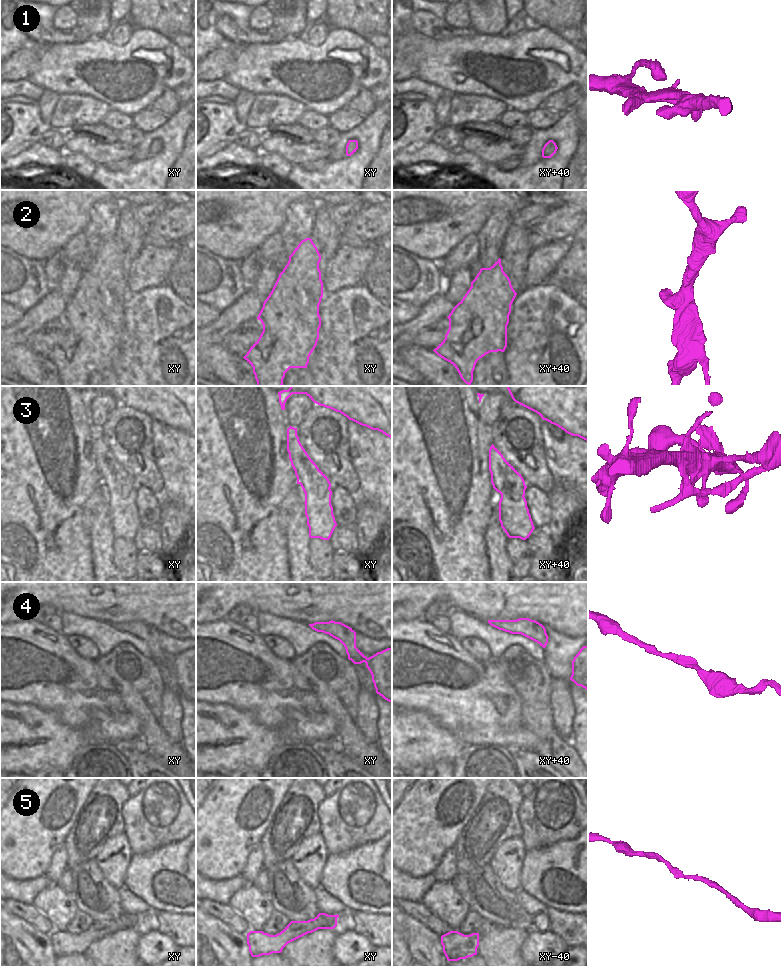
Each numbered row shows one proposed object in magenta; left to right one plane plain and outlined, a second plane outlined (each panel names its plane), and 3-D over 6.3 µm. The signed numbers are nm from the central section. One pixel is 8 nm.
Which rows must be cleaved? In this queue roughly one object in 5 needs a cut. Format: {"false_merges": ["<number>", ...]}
{"false_merges": ["3"]}

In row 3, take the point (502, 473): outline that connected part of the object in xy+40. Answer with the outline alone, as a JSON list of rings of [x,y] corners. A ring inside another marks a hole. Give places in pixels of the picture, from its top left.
[[[493,444],[489,449],[489,471],[491,473],[491,483],[497,492],[504,494],[509,483],[512,482],[513,495],[518,502],[521,501],[527,488],[525,481]]]

